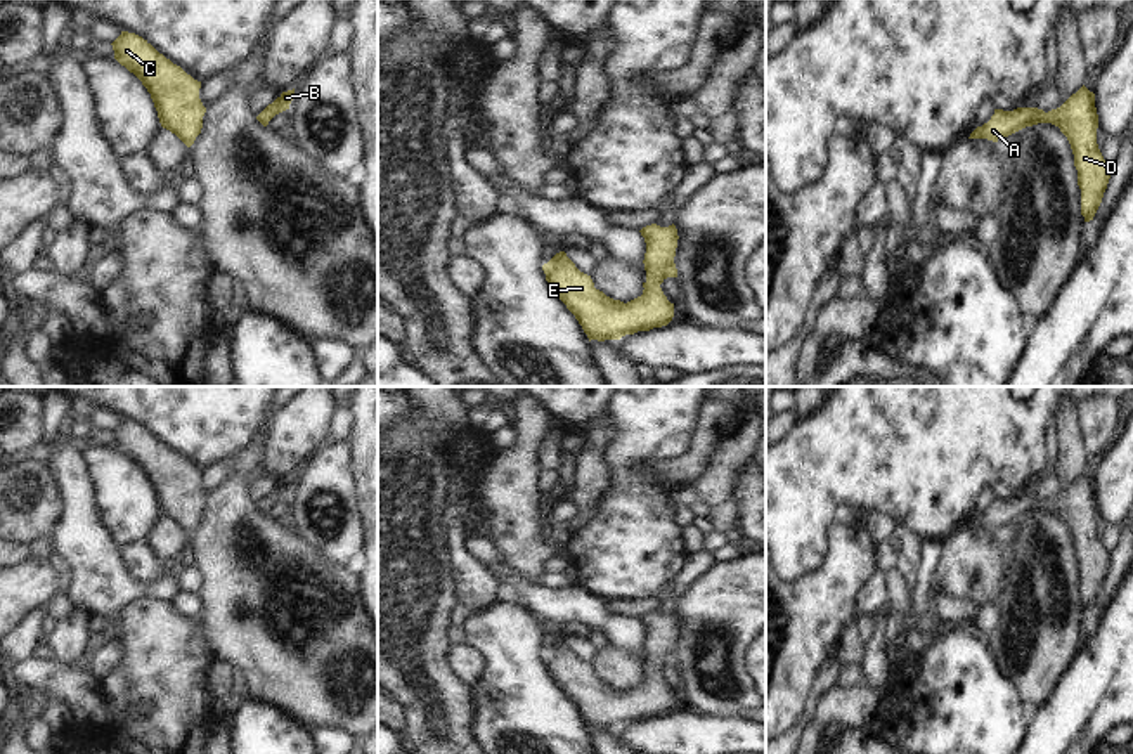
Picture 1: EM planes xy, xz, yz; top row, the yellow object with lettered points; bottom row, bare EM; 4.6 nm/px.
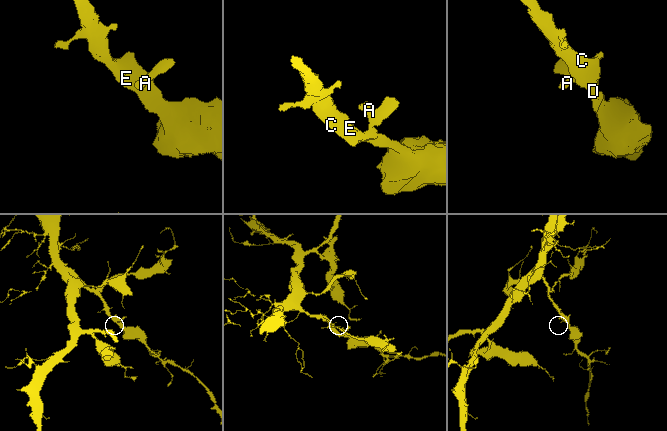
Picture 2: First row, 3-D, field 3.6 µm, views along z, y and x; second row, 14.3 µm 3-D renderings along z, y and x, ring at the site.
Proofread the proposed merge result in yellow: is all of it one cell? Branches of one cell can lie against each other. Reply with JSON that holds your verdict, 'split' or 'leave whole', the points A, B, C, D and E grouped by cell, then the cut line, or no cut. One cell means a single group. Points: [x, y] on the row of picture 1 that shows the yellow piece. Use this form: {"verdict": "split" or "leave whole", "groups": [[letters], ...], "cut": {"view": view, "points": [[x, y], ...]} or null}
{"verdict": "leave whole", "groups": [["A", "B", "C", "D", "E"]], "cut": null}

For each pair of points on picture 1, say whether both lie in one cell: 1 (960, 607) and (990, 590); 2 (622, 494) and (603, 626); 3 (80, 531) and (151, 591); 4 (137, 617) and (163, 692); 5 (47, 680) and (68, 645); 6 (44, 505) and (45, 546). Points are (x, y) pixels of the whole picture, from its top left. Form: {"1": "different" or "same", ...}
{"1": "different", "2": "different", "3": "same", "4": "same", "5": "different", "6": "different"}

